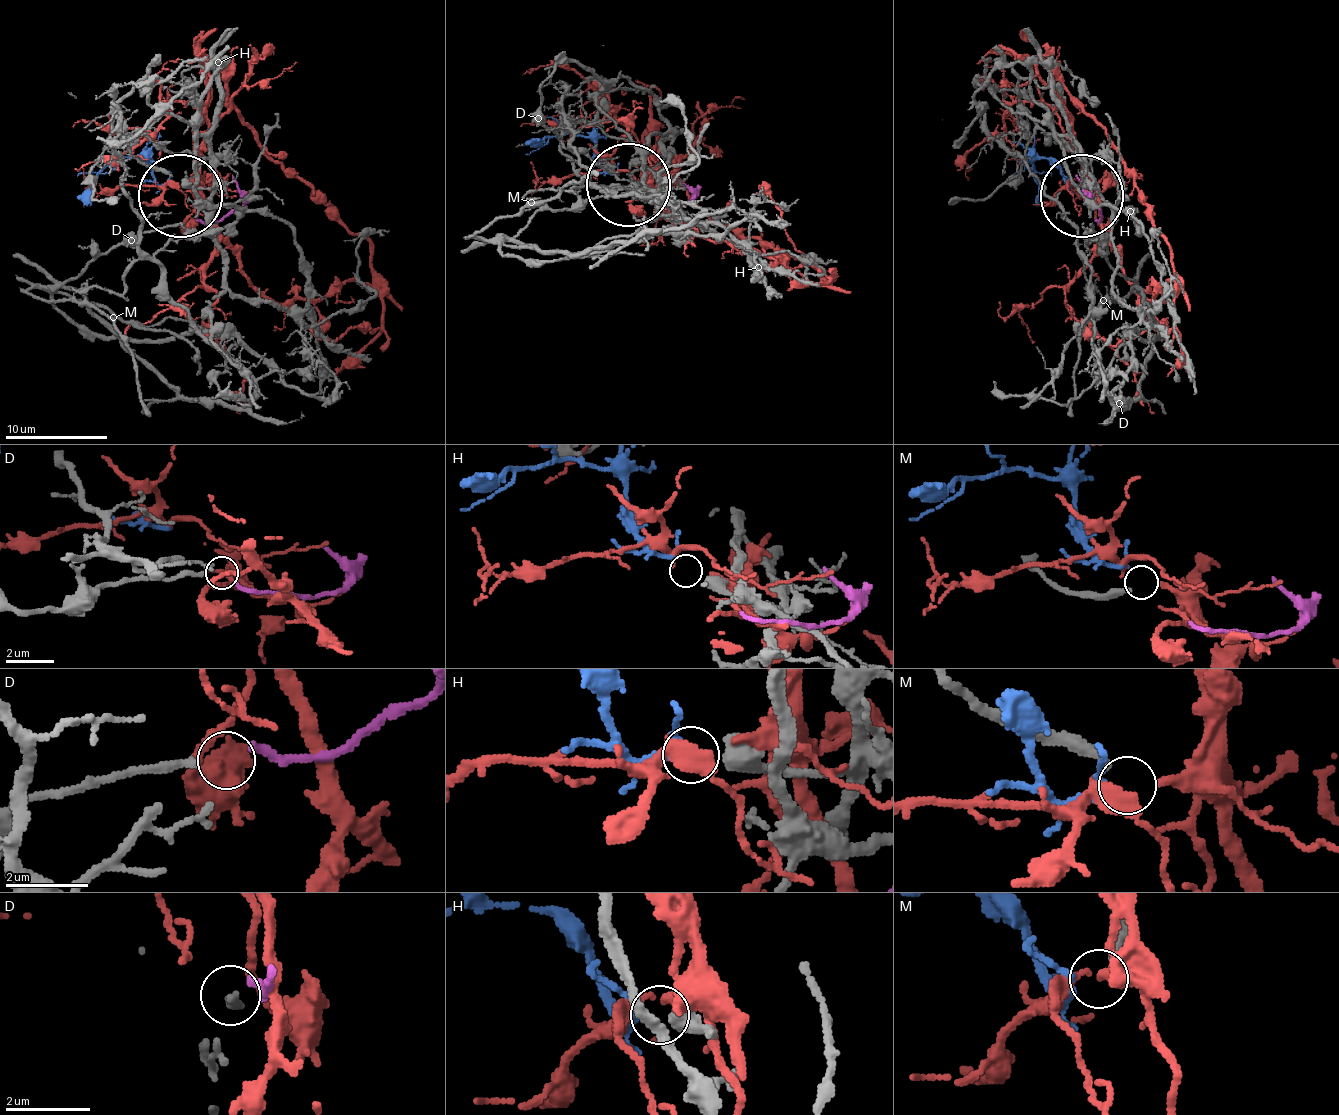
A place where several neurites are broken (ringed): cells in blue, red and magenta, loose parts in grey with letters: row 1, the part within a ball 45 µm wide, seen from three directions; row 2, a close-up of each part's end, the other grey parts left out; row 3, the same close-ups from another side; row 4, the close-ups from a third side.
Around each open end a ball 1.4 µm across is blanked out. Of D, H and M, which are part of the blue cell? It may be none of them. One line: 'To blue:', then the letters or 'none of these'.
To blue: none of these

